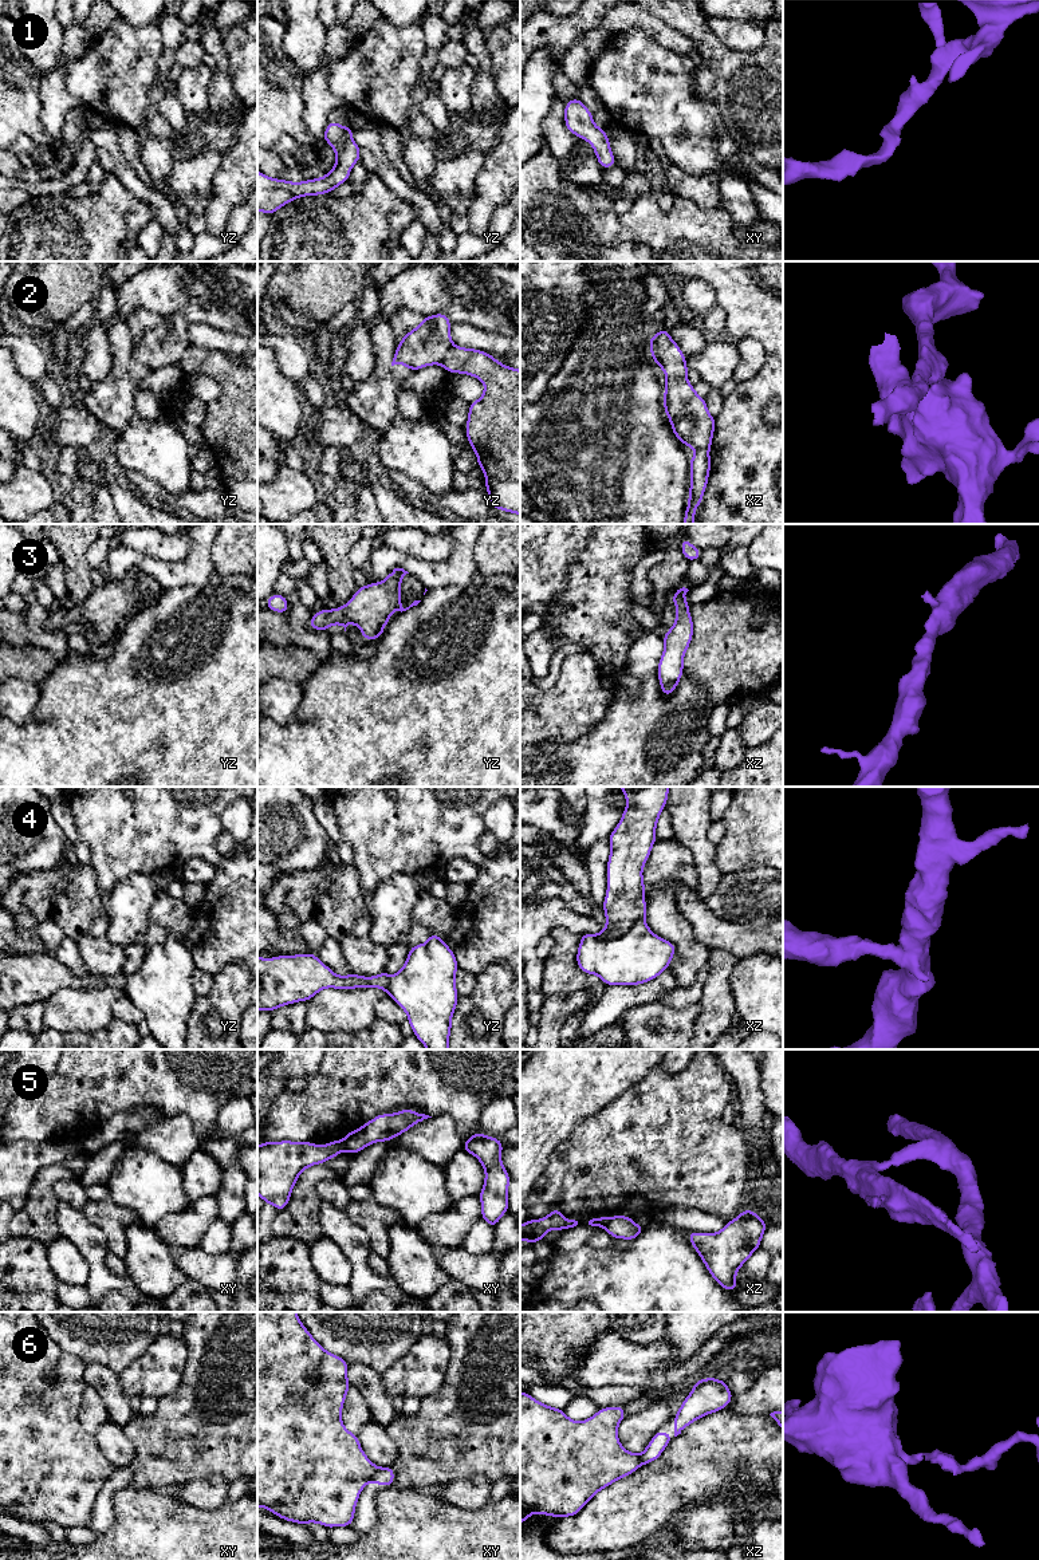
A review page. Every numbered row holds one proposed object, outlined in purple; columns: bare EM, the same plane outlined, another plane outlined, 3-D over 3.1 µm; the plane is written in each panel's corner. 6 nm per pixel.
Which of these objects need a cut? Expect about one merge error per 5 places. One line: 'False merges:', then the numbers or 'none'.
False merges: 4, 5, 6

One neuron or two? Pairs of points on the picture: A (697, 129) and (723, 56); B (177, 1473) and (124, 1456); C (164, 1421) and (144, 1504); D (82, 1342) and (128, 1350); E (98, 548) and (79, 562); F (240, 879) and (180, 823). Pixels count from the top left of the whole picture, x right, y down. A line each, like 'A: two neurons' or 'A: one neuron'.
A: two neurons
B: two neurons
C: two neurons
D: one neuron
E: two neurons
F: two neurons

